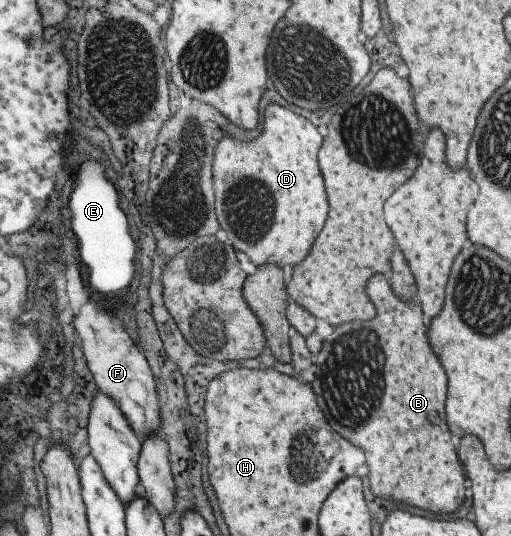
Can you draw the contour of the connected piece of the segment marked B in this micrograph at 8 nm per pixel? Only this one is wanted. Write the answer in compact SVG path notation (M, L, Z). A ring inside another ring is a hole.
M382 275L371 276L366 281L365 291L374 305L375 317L336 325L324 339L316 357L318 369L310 383L316 395L316 403L324 413L328 425L366 453L366 465L370 469L368 485L374 495L404 501L406 505L432 513L454 513L463 502L464 471L456 457L454 445L450 443L450 433L444 421L446 375L428 347L420 306L416 300L404 303L394 297L390 285Z

